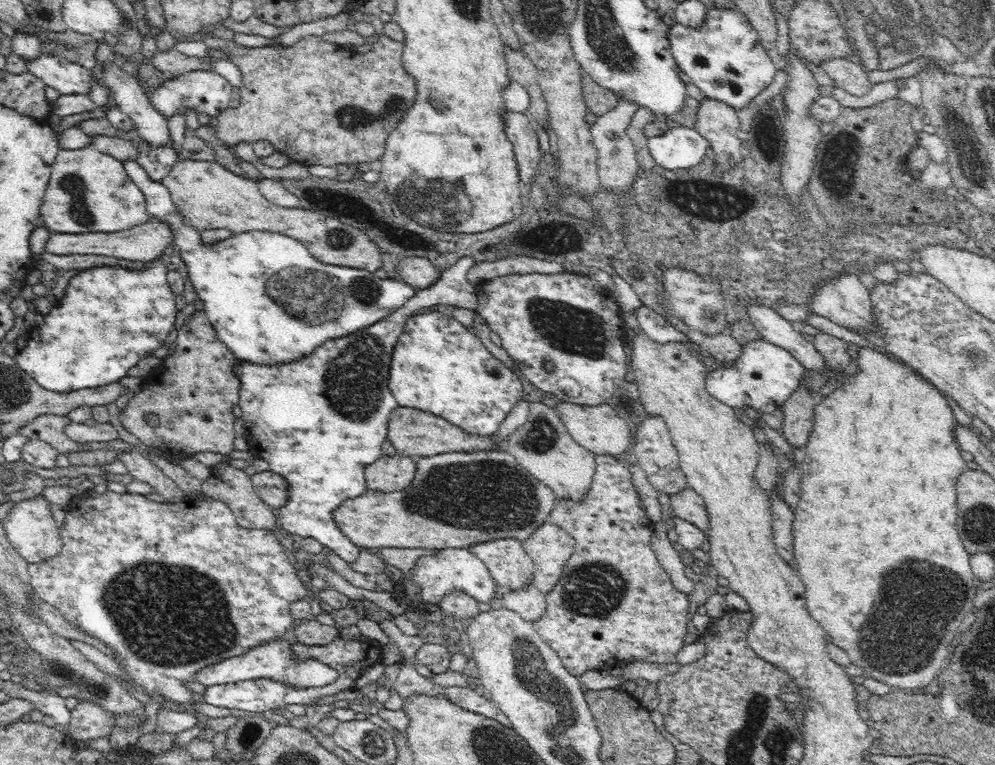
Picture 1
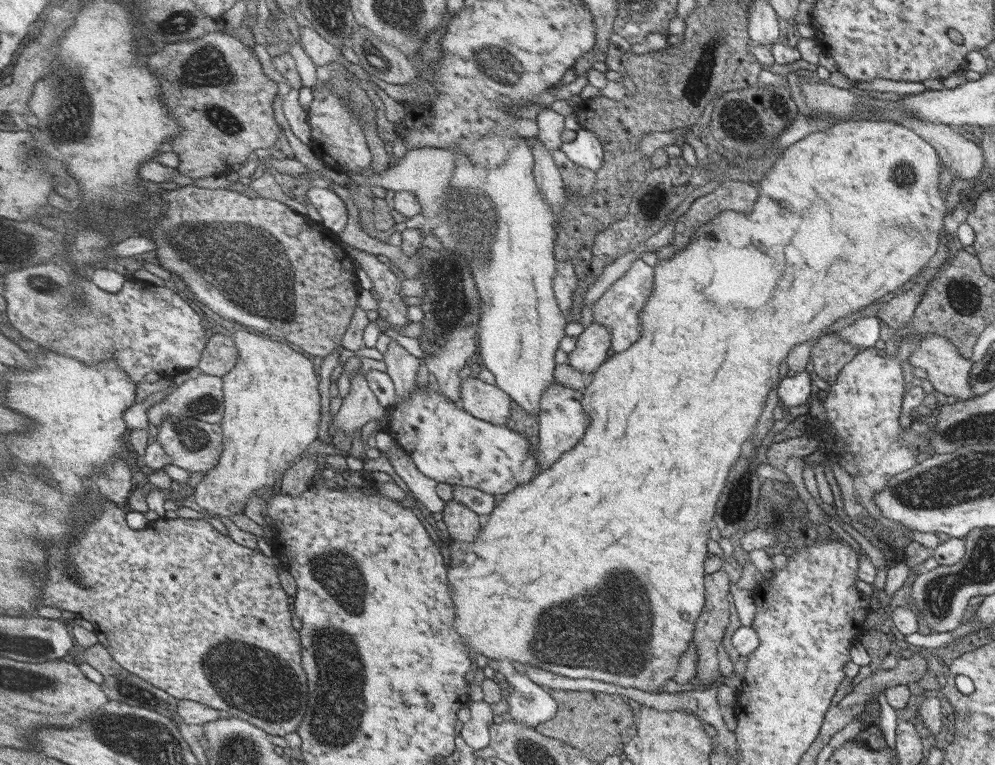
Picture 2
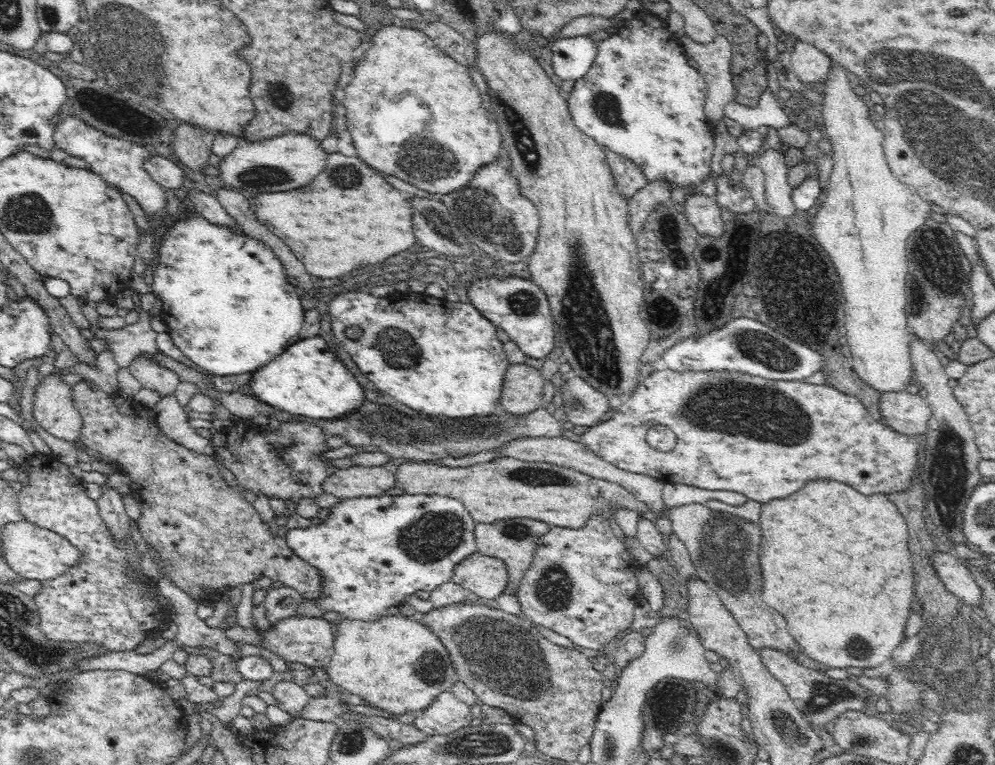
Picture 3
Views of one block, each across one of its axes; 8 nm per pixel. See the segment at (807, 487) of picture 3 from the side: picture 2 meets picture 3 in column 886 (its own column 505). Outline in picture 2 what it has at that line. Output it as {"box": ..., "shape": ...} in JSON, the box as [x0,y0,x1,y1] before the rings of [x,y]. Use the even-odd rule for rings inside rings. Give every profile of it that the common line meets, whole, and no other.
{"box":[445,120,948,693],"shape":[[[845,120],[821,132],[807,134],[805,139],[791,146],[795,148],[791,148],[791,152],[787,152],[789,148],[785,149],[769,171],[761,175],[763,180],[757,182],[758,200],[755,200],[750,212],[719,212],[719,216],[715,216],[710,224],[703,225],[695,233],[695,238],[679,252],[668,260],[658,259],[652,268],[653,288],[639,316],[639,338],[626,350],[613,353],[601,363],[581,390],[580,403],[589,417],[589,426],[577,446],[562,454],[549,468],[541,470],[529,483],[507,492],[499,504],[482,517],[480,528],[483,528],[483,536],[474,540],[475,544],[459,544],[450,538],[445,540],[446,544],[451,541],[451,546],[457,546],[451,548],[455,556],[471,558],[471,564],[467,562],[465,568],[463,562],[461,566],[451,566],[451,592],[455,592],[455,608],[459,608],[459,636],[463,636],[463,644],[467,644],[473,652],[479,652],[478,655],[488,660],[505,660],[518,668],[531,665],[567,678],[587,678],[647,693],[661,693],[661,685],[676,673],[679,655],[689,647],[695,629],[693,622],[699,617],[705,602],[703,558],[707,554],[705,542],[713,526],[711,518],[715,503],[724,487],[729,468],[739,456],[741,444],[751,436],[757,424],[761,408],[765,406],[765,396],[782,380],[779,378],[779,364],[785,361],[787,352],[793,346],[820,336],[819,333],[829,328],[835,320],[849,316],[875,300],[887,300],[887,296],[903,292],[907,284],[915,281],[915,276],[922,272],[938,248],[944,246],[943,224],[946,223],[948,211],[944,198],[946,194],[942,191],[942,164],[937,150],[922,140],[918,133],[887,120]],[[755,236],[757,266],[753,260]],[[483,520],[487,520],[485,526]],[[479,560],[487,566],[505,568],[479,568]]]}

